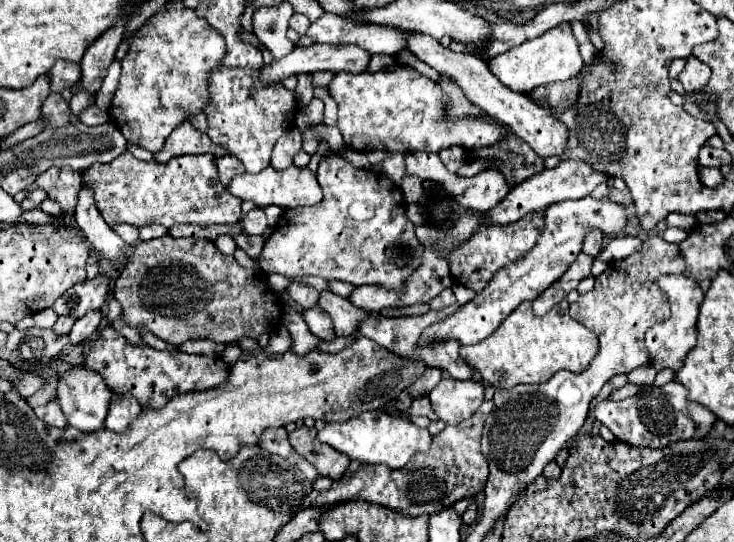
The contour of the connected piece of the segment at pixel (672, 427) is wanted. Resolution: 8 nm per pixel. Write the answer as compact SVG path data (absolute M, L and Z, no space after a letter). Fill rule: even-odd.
M671 381L665 387L647 387L635 397L623 401L611 401L611 399L601 401L593 407L592 415L619 441L627 441L629 445L659 447L659 449L683 439L703 439L717 421L717 417L707 407L689 401L687 389L677 381Z

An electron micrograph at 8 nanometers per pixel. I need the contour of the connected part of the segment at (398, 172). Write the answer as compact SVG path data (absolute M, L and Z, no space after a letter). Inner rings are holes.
M387 153L382 163L382 171L394 183L400 183L405 175L405 159L403 153Z

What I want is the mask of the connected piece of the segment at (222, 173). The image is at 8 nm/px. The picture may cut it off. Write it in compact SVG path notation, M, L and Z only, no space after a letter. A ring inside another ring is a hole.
M233 155L219 157L219 159L217 159L217 167L219 167L219 179L221 179L221 183L223 183L225 187L229 185L229 181L231 181L235 175L245 173L243 163L241 163L237 157L233 157Z

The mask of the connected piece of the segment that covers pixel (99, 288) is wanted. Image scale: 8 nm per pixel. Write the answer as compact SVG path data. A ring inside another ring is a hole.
M97 275L95 279L85 279L73 285L67 293L63 293L53 309L57 315L73 315L83 317L83 313L91 309L101 309L109 293L109 277Z

